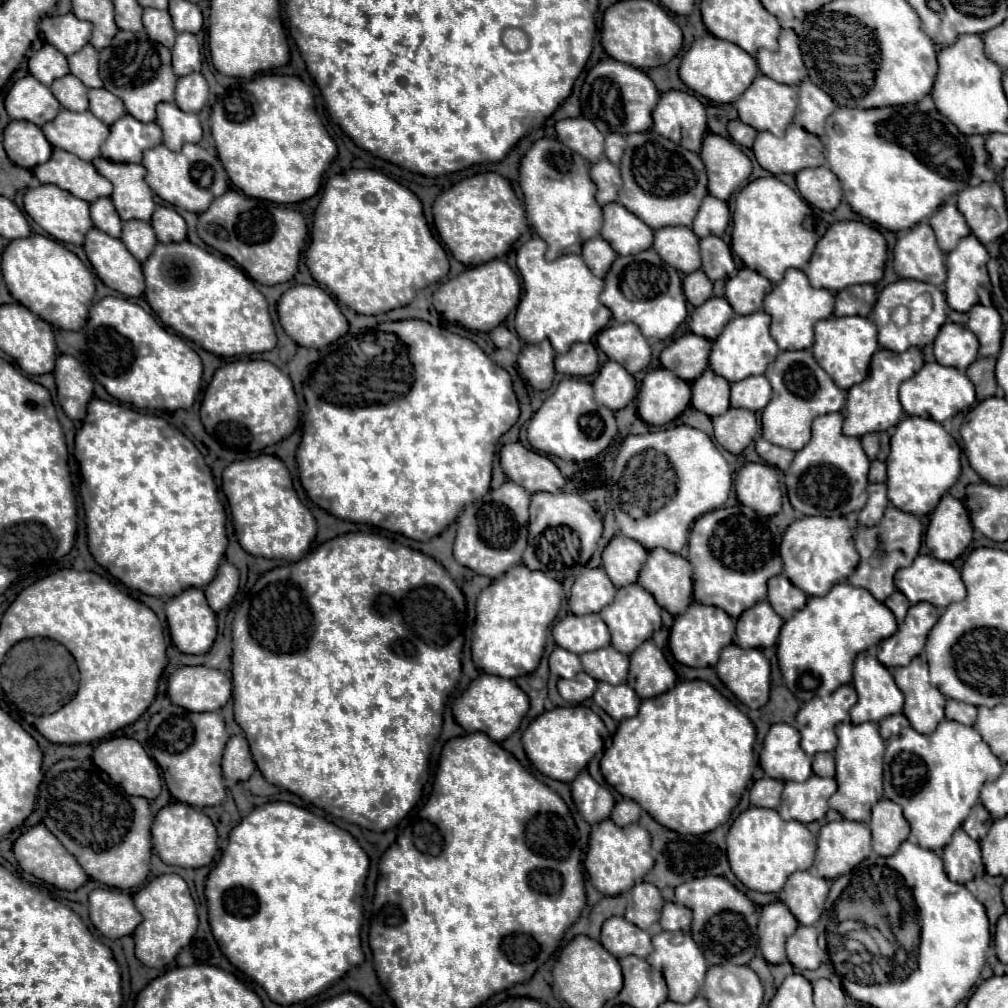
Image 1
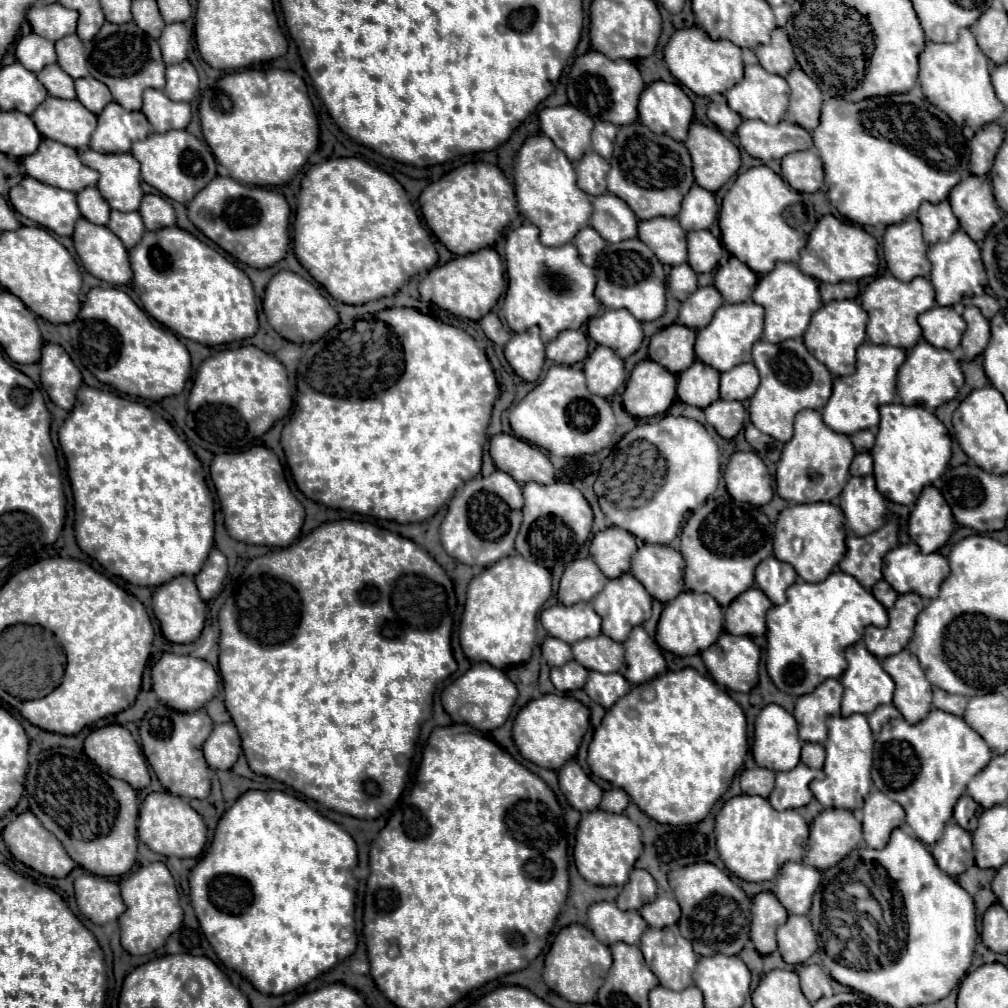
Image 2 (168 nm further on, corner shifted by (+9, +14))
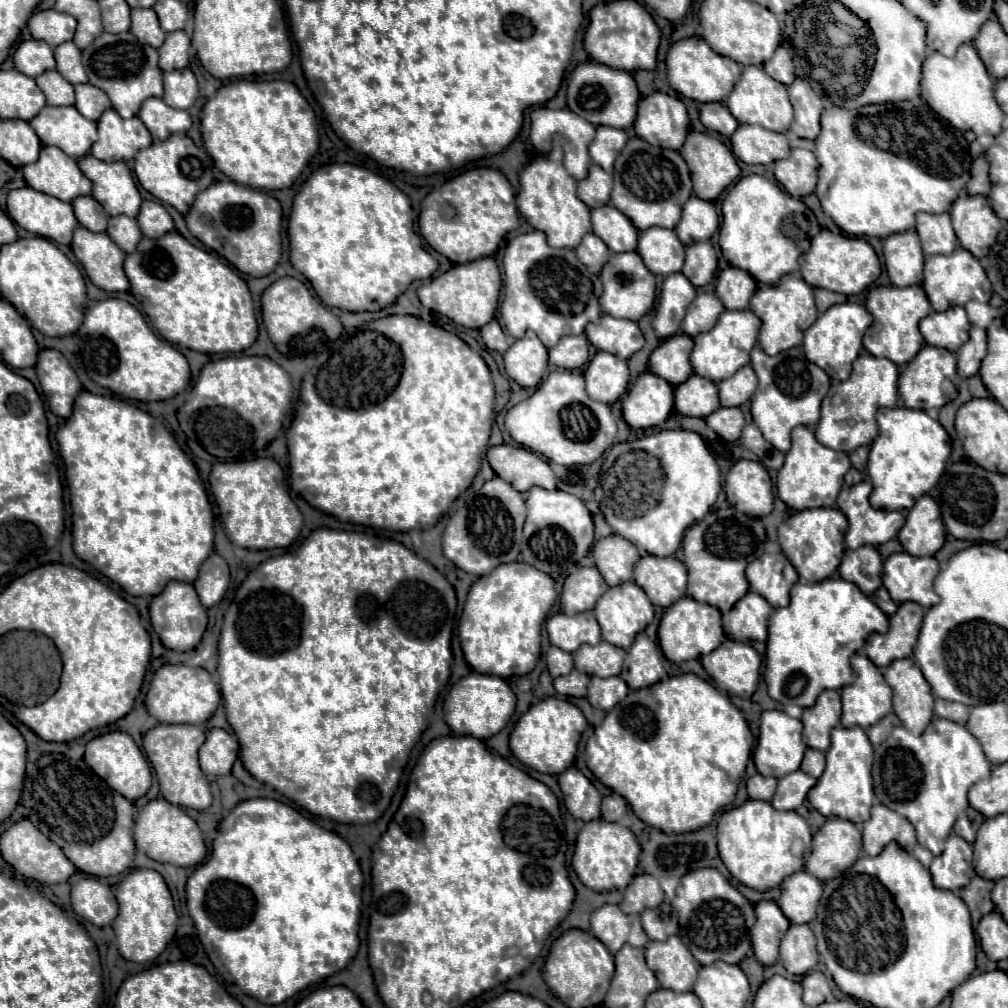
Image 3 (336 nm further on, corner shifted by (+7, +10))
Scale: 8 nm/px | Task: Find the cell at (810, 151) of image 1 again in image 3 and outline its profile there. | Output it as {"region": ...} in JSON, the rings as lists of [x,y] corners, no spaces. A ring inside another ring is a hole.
{"region":[[[740,124],[730,142],[734,156],[744,164],[772,164],[772,160],[782,160],[790,154],[788,138],[762,126]]]}

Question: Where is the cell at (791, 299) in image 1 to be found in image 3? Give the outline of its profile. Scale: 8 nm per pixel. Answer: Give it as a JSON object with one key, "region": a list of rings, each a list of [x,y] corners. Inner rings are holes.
{"region":[[[788,274],[778,282],[778,286],[774,286],[774,288],[762,286],[752,296],[750,310],[762,320],[758,342],[768,356],[776,356],[778,352],[782,352],[786,348],[794,348],[794,346],[802,344],[802,336],[804,336],[806,328],[810,328],[810,324],[814,324],[814,320],[818,318],[812,292],[814,290],[810,284],[806,284],[798,276]]]}

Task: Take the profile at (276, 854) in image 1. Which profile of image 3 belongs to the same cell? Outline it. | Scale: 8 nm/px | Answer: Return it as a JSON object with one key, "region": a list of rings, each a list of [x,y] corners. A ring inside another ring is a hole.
{"region":[[[254,798],[254,800],[240,802],[230,812],[230,816],[226,816],[220,822],[218,834],[212,842],[210,858],[200,868],[196,868],[186,882],[186,906],[188,906],[188,914],[194,920],[196,934],[204,946],[204,952],[208,954],[210,962],[220,972],[224,982],[236,984],[244,994],[248,994],[264,1004],[280,1004],[280,1002],[292,998],[296,992],[304,990],[306,986],[316,984],[316,982],[340,972],[356,956],[358,946],[360,946],[358,923],[362,904],[362,882],[364,882],[364,878],[362,878],[360,864],[358,864],[354,852],[350,850],[346,840],[342,840],[336,832],[320,828],[318,824],[314,824],[312,820],[304,818],[300,812],[290,808],[288,804],[282,804],[282,802],[270,800],[270,798]]]}

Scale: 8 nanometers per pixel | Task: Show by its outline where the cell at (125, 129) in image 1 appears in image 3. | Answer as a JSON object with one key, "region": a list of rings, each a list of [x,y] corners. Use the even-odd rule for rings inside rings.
{"region":[[[110,108],[98,120],[98,140],[92,146],[92,156],[102,160],[102,162],[118,162],[118,160],[128,162],[128,160],[132,160],[136,156],[138,150],[148,148],[150,144],[152,144],[150,132],[148,132],[148,128],[142,124],[142,120],[138,116],[134,116],[130,120],[124,120],[122,116],[118,116],[116,110]]]}

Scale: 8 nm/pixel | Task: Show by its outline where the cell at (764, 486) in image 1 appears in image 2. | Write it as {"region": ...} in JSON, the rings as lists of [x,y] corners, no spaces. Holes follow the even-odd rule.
{"region":[[[734,452],[724,470],[724,480],[734,500],[754,506],[764,506],[772,500],[772,478],[756,452]]]}

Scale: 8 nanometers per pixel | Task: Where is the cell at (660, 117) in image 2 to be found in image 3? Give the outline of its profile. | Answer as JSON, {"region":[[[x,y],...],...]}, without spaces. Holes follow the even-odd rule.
{"region":[[[654,92],[638,102],[634,134],[648,144],[680,150],[688,134],[688,112],[678,98]]]}

